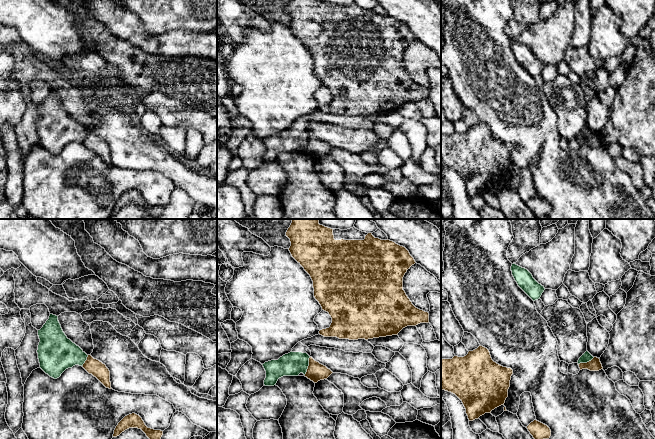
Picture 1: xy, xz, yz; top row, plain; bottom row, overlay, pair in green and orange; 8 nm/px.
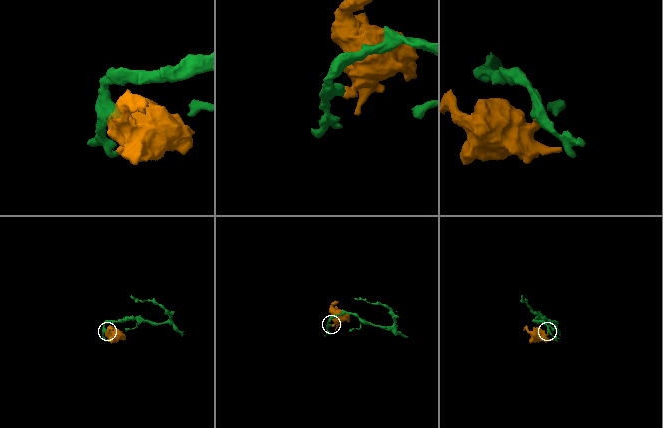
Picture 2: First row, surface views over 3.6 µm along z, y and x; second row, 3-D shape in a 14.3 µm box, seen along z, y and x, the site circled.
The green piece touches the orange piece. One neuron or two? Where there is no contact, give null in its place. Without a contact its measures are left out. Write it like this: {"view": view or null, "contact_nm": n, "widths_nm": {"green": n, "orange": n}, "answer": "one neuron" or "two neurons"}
{"view": "xz", "contact_nm": 150, "widths_nm": {"green": 190, "orange": 140}, "answer": "two neurons"}

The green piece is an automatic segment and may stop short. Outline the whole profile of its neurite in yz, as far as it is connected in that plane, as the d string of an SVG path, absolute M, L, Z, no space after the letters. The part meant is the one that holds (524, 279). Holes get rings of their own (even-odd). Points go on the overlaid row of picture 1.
M513 263L511 266L511 271L518 286L533 301L540 299L545 288L533 278L532 274L527 269Z

